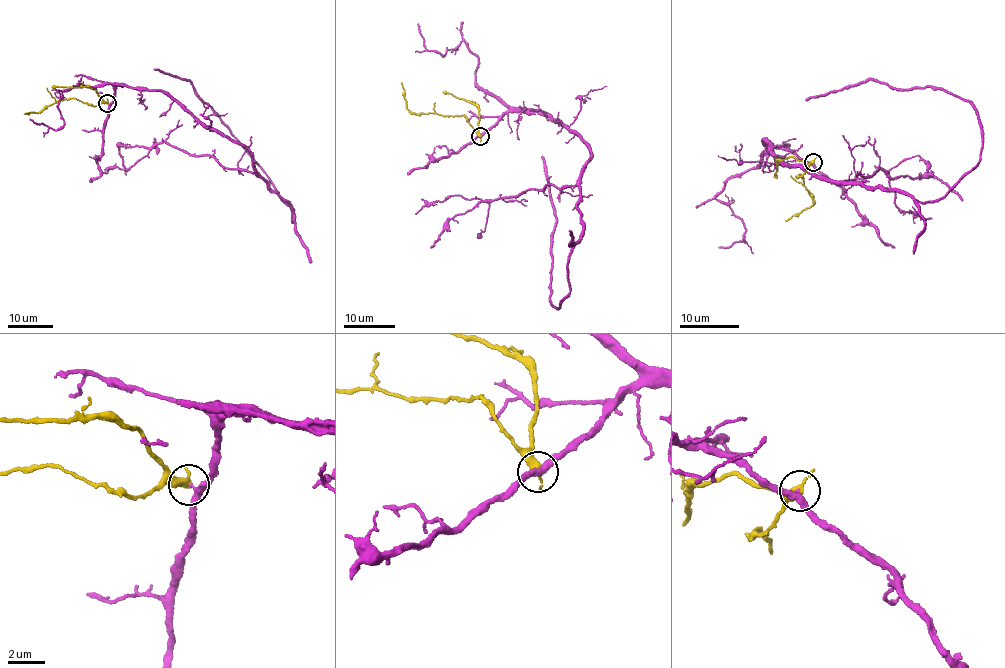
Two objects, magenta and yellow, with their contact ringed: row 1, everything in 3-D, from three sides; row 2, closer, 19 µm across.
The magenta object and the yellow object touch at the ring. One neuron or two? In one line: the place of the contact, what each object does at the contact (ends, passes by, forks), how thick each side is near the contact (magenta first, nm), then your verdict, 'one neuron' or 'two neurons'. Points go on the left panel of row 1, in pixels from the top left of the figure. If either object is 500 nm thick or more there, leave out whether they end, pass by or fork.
(107, 103) | magenta passes by | yellow passes by | 280/340 nm | two neurons

